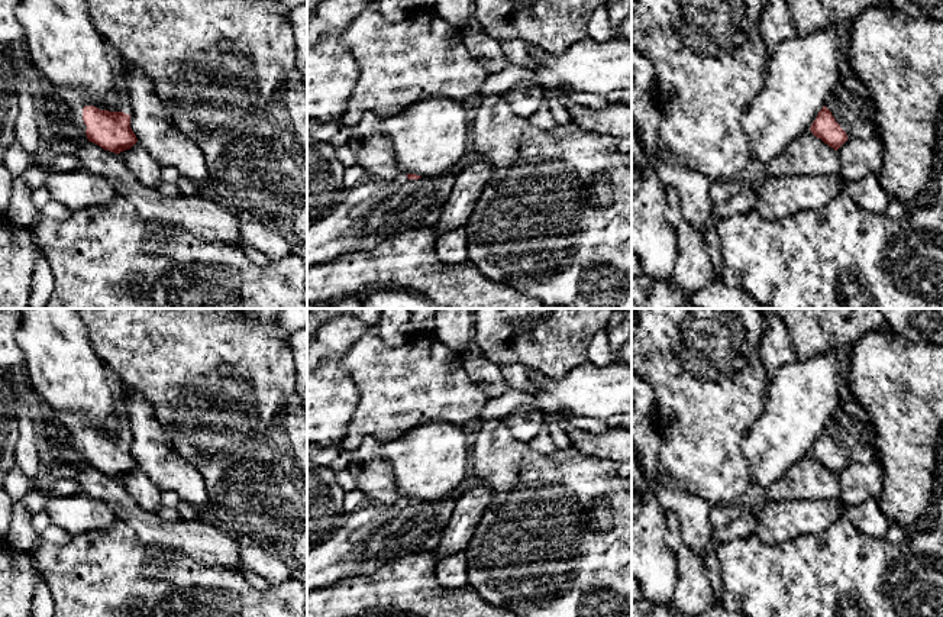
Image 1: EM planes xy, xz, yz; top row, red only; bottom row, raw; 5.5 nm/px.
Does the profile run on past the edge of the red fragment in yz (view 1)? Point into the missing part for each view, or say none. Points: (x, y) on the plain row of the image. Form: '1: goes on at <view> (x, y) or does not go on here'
1: goes on at yz (851, 427)

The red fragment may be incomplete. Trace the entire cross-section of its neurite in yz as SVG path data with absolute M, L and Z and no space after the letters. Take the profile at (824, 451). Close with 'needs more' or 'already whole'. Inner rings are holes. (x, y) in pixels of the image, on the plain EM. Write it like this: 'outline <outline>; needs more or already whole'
outline M844 394L810 455L837 475L849 462L869 463L876 452L878 432L869 413Z; needs more

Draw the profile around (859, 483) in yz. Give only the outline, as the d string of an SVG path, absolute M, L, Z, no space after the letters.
M878 458L869 463L849 462L837 475L840 503L856 507L868 500L879 500L882 492L882 468Z

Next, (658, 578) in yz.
M646 485L642 492L642 500L642 508L632 517L632 578L639 584L643 600L668 604L678 584L678 562L675 553L665 542L665 510Z

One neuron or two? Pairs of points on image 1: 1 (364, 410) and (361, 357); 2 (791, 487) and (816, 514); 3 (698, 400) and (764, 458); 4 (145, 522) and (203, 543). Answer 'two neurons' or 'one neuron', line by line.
1: one neuron
2: two neurons
3: two neurons
4: one neuron

